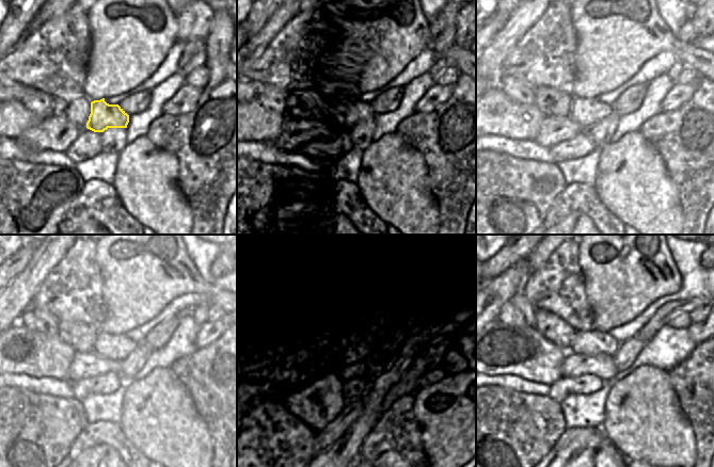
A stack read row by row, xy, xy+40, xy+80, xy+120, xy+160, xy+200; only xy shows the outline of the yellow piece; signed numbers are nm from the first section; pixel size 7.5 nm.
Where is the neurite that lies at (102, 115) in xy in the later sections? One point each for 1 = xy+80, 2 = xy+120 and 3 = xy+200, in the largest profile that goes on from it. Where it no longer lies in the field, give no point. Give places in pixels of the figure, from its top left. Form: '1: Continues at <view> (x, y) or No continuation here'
1: Continues at xy+80 (586, 112)
2: Continues at xy+120 (117, 348)
3: Continues at xy+200 (585, 341).

